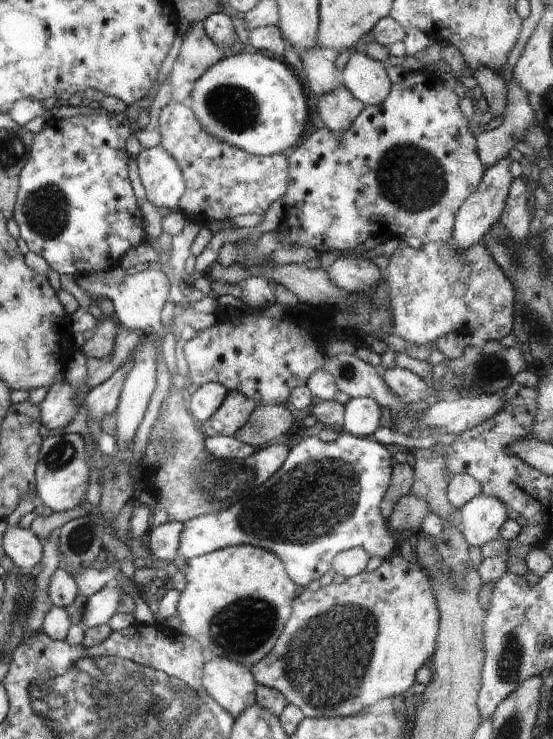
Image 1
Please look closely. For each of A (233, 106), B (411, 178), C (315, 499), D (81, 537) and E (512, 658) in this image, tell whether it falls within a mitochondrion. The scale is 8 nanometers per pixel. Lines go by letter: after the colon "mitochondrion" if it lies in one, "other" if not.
A: mitochondrion
B: mitochondrion
C: mitochondrion
D: mitochondrion
E: mitochondrion

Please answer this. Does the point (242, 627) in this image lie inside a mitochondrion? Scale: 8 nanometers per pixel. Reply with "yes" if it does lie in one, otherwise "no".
yes

